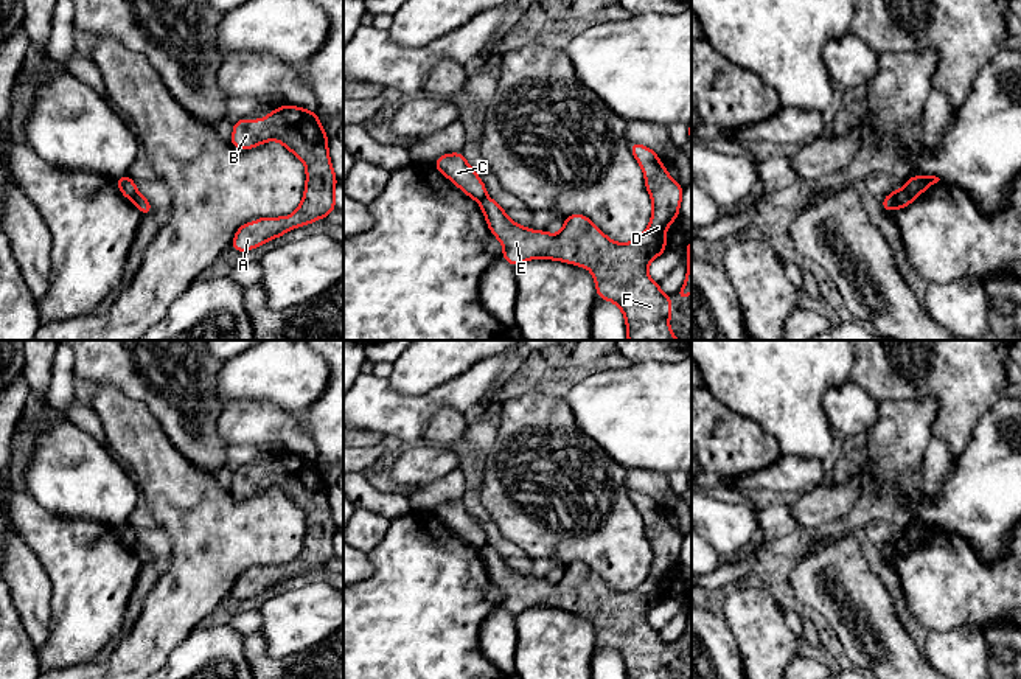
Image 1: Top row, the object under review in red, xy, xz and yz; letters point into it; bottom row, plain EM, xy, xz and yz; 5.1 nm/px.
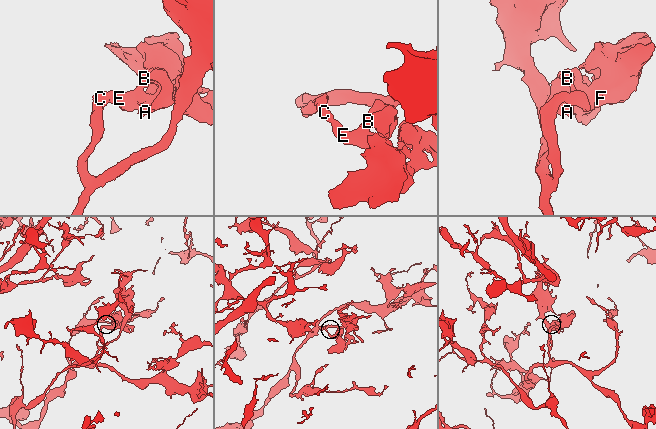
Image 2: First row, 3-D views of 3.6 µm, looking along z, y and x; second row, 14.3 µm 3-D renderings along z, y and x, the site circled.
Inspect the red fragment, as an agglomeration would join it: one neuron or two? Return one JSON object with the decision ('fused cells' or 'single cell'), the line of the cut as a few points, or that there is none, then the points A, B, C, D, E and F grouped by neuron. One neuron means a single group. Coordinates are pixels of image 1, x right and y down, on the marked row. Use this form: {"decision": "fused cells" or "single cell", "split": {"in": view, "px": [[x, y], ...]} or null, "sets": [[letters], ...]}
{"decision": "fused cells", "split": {"in": "yz", "px": [[900, 191], [892, 207]]}, "sets": [["A", "B", "D", "E", "F"], ["C"]]}

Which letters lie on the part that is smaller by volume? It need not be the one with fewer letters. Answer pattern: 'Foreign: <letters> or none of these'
Foreign: A, B, D, E, F

